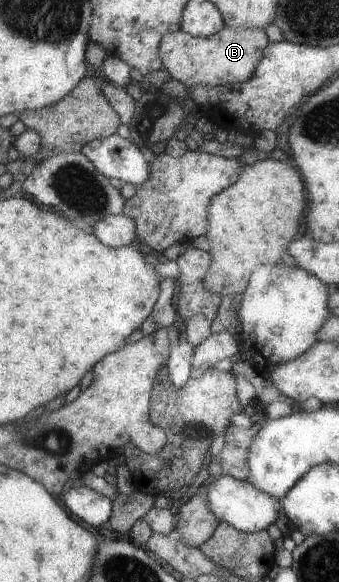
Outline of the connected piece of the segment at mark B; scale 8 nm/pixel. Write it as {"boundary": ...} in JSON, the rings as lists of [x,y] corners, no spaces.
{"boundary":[[[225,27],[210,37],[194,37],[183,30],[167,33],[161,42],[161,57],[165,70],[171,77],[187,87],[205,85],[234,85],[249,80],[265,54],[267,44],[265,29]]]}

